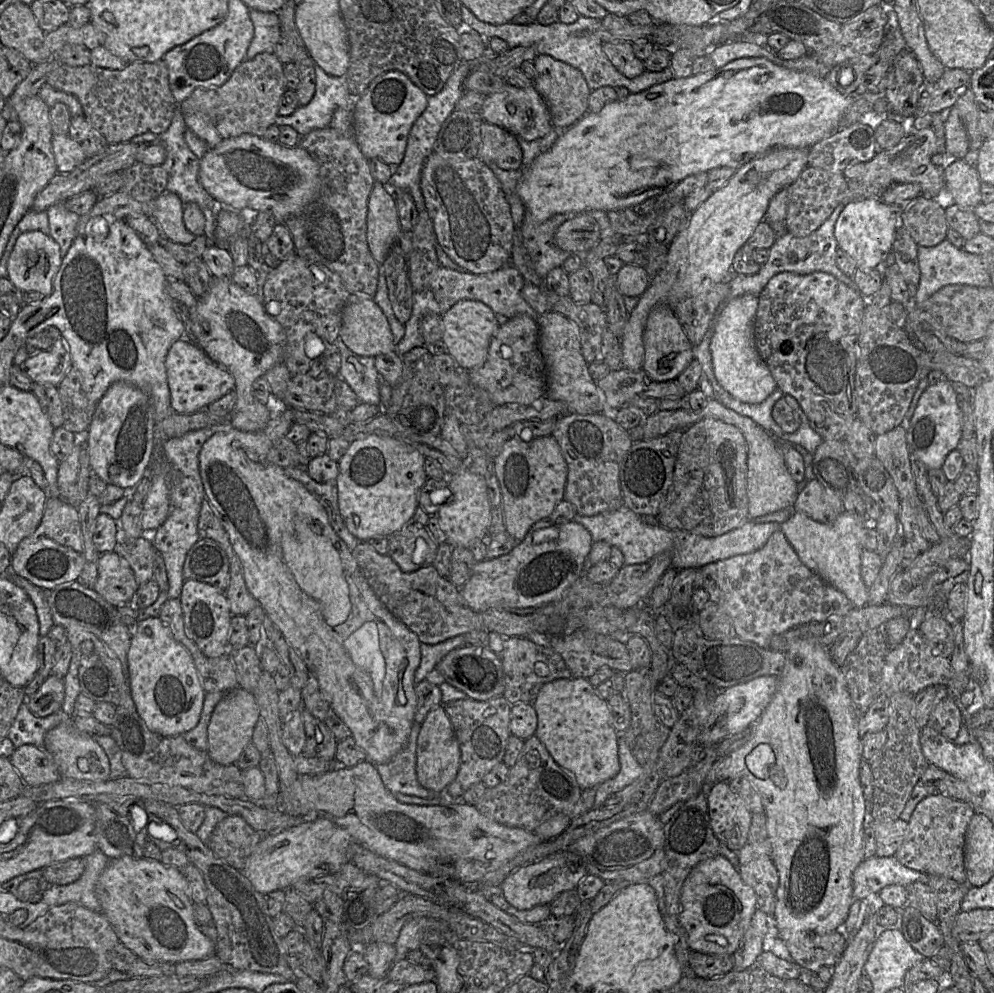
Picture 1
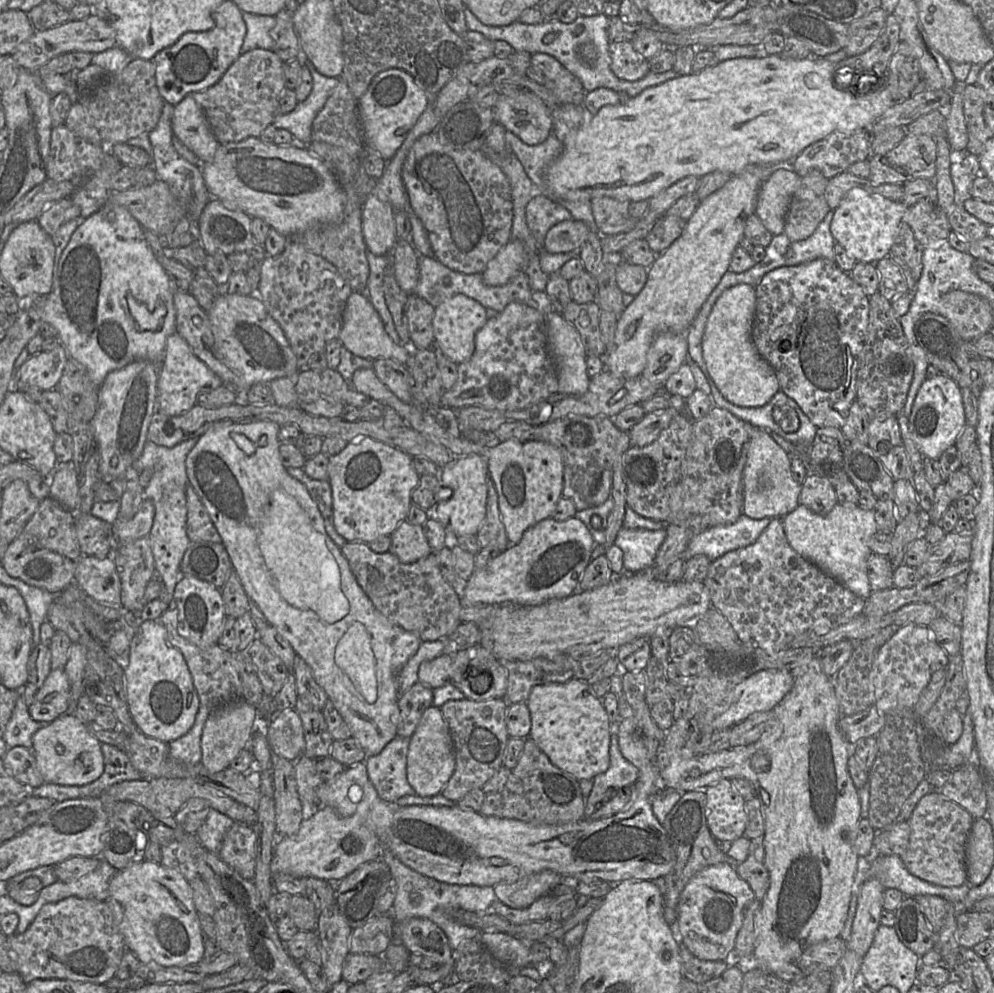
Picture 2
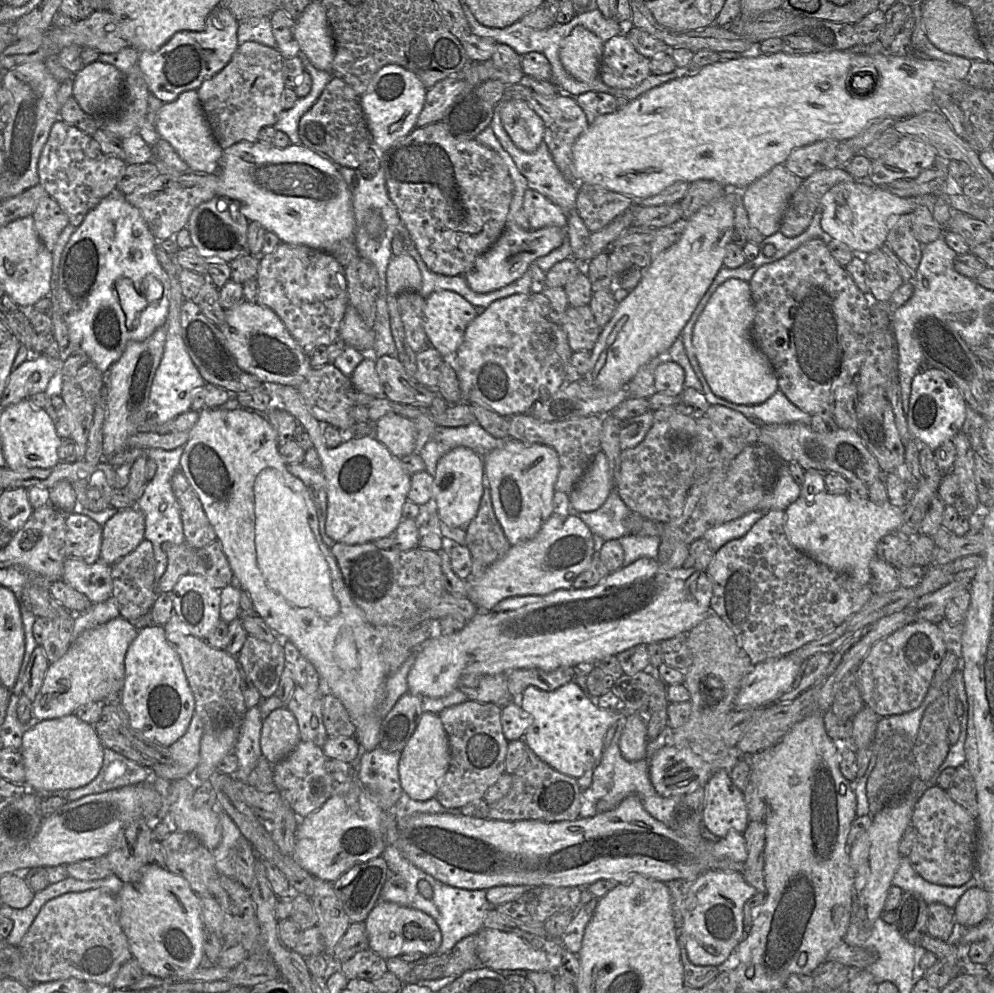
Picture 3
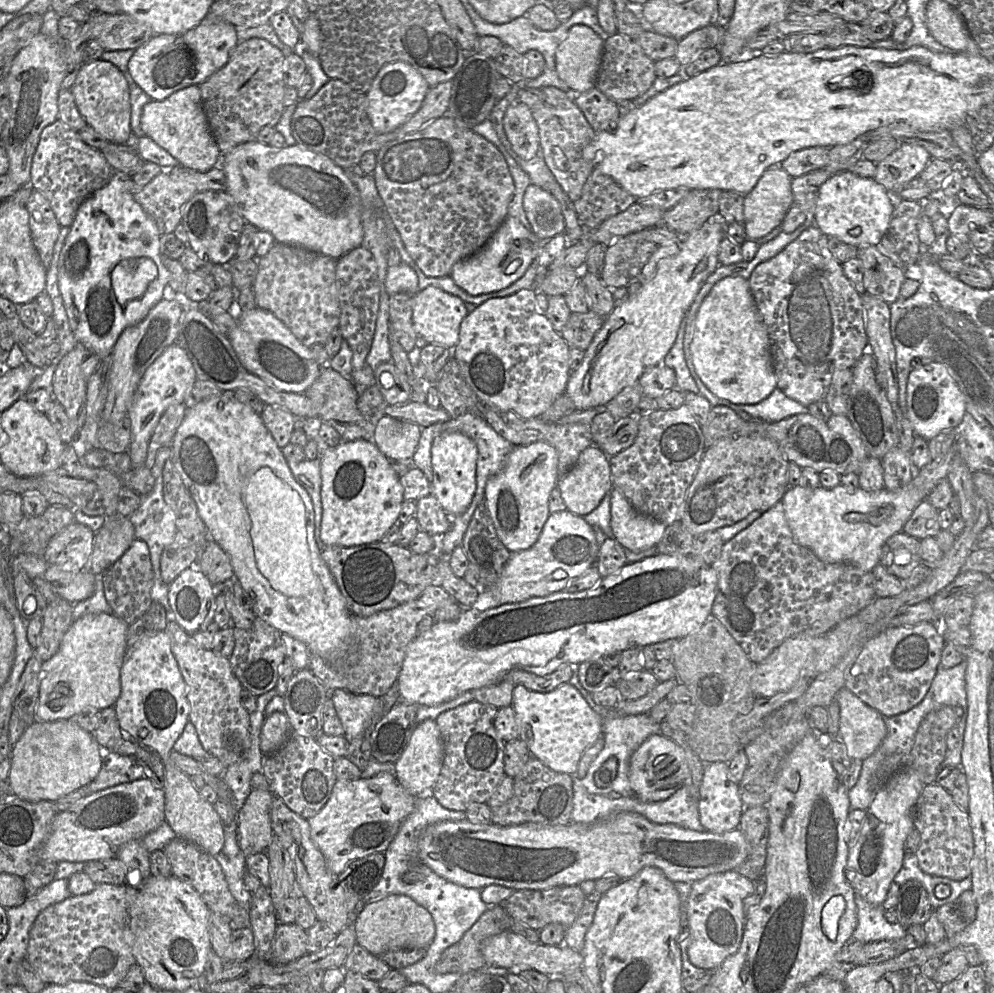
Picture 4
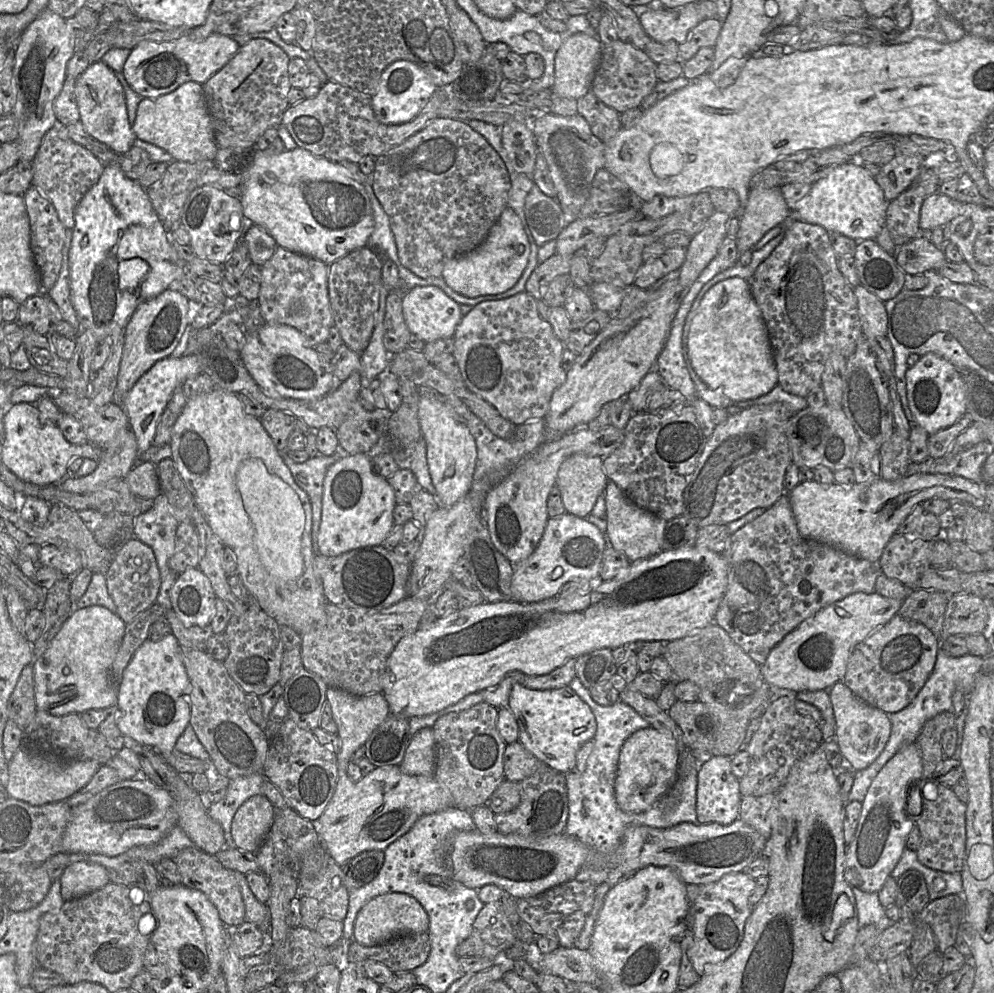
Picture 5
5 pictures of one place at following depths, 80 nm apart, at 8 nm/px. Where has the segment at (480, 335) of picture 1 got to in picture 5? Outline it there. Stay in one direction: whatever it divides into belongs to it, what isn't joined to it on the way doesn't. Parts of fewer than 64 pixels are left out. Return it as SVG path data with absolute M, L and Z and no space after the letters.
M434 285L404 290L402 308L410 332L426 343L454 337L463 317L460 304Z

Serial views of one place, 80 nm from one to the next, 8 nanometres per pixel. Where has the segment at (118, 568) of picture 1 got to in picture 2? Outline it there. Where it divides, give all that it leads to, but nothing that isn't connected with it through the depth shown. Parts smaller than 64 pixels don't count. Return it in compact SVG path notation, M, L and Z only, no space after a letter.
M112 555L104 559L98 559L93 556L82 556L76 562L74 583L97 602L120 605L121 582Z

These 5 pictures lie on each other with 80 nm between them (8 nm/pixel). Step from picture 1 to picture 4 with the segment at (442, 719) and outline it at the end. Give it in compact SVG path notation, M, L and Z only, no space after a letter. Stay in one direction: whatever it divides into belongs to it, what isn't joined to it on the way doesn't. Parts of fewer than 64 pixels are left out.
M423 720L417 724L405 749L394 763L395 776L403 788L415 797L431 793L442 767L443 756L443 743L435 720Z

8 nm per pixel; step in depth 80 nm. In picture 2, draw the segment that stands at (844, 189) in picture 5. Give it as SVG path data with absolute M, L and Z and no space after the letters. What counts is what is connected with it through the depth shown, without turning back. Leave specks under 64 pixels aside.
M853 188L834 210L830 231L835 241L857 262L875 264L889 256L898 225L902 222L907 209L908 207L900 201Z

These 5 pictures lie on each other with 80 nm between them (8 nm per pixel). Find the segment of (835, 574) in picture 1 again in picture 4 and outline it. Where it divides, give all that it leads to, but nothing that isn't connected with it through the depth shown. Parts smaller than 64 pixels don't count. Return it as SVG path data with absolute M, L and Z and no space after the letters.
M913 480L897 491L883 488L879 491L867 492L862 488L848 490L843 484L826 489L805 488L801 485L789 487L782 498L785 516L795 541L802 547L812 551L820 560L827 563L848 563L859 569L871 572L879 564L882 546L896 533L902 532L905 523L916 507L926 498L926 494L919 489Z

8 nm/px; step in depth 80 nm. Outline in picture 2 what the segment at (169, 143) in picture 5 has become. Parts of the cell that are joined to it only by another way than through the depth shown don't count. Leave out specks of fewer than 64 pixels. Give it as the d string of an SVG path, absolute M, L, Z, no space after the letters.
M190 94L174 106L172 131L174 137L191 150L202 164L213 160L220 143L204 110Z

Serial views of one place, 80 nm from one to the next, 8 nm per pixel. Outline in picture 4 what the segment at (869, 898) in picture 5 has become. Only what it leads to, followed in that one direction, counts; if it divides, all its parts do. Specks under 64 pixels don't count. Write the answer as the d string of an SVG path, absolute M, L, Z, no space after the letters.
M855 890L857 907L857 925L852 939L863 944L880 940L897 940L903 938L907 931L899 923L889 923L884 917L882 905L873 905L864 900Z

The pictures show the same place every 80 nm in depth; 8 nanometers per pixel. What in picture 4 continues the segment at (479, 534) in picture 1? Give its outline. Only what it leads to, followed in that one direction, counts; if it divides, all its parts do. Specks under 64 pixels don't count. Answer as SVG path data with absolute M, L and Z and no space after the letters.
M462 433L441 434L433 440L431 447L431 494L451 517L462 514L471 504L476 490L477 459L476 443Z

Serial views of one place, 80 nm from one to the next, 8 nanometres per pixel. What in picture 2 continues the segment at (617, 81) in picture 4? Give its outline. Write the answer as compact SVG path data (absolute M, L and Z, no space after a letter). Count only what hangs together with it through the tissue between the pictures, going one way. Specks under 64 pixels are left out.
M631 41L610 42L611 70L622 80L637 81L650 72L649 62L639 54Z

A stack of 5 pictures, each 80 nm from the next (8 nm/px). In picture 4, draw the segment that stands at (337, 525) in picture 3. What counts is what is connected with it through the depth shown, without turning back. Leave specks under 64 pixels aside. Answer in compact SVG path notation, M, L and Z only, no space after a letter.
M319 418L304 420L304 431L308 439L316 442L321 460L323 511L320 540L327 547L353 547L380 542L389 529L398 524L404 501L400 477L373 440L342 441L330 447L318 435L321 423Z

